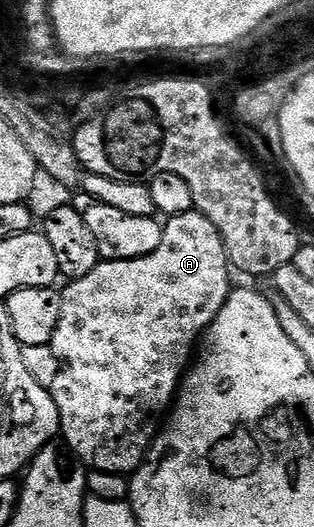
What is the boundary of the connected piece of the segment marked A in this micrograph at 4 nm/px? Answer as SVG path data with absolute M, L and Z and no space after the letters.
M195 208L185 214L173 214L163 223L163 228L162 244L158 244L158 248L154 248L154 252L141 258L131 258L131 260L114 260L113 262L101 260L95 268L86 272L86 276L69 281L68 287L62 290L60 294L58 328L54 332L50 345L60 357L61 363L58 376L50 389L58 408L58 416L60 417L59 437L64 438L65 443L63 442L63 445L92 472L100 471L128 476L139 470L141 462L144 461L148 451L152 449L157 433L173 405L181 381L189 369L190 359L193 357L194 347L197 345L198 339L207 331L208 325L215 320L218 312L222 312L229 294L234 289L233 271L230 269L224 241L218 228L214 228L214 224L210 224L206 215L201 214Z

